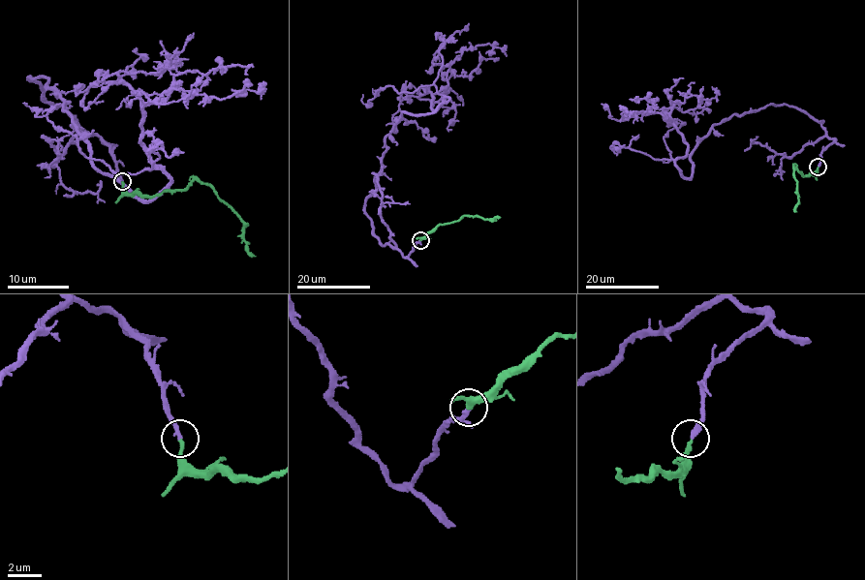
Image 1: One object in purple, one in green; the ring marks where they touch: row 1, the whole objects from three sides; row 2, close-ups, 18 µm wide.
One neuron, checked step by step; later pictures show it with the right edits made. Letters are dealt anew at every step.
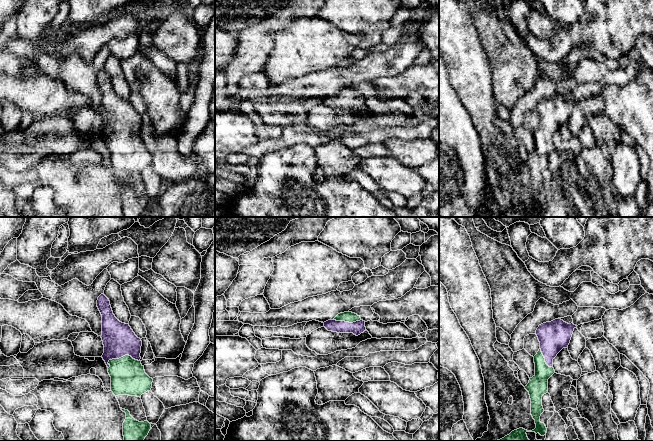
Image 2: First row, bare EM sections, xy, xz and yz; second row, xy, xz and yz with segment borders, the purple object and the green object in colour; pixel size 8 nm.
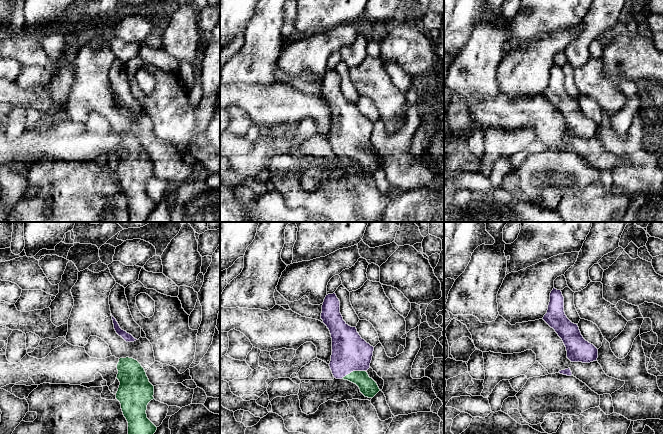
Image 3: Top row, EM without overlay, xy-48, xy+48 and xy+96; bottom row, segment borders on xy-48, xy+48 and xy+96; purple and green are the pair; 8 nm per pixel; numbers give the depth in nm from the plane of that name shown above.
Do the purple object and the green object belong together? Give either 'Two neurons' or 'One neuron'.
One neuron

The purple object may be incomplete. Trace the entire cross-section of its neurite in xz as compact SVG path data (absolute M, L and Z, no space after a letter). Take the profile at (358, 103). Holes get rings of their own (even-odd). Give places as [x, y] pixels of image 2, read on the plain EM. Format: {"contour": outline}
{"contour": "M349 87L340 89L333 96L324 98L324 103L328 107L353 109L356 112L366 107L365 97L363 97L357 90Z"}

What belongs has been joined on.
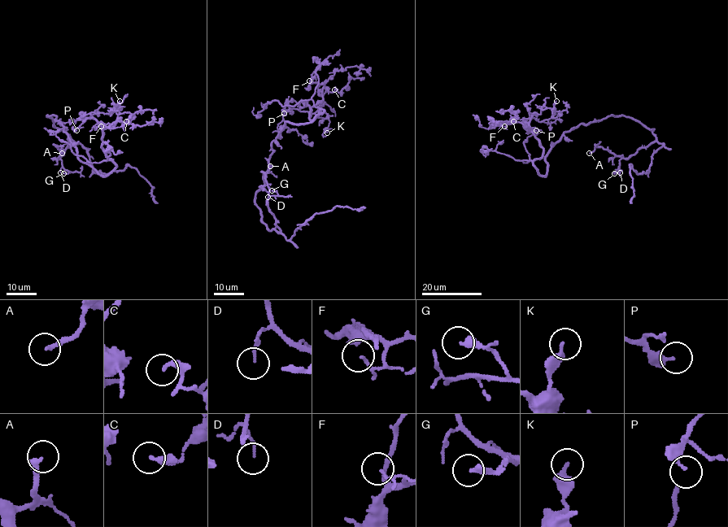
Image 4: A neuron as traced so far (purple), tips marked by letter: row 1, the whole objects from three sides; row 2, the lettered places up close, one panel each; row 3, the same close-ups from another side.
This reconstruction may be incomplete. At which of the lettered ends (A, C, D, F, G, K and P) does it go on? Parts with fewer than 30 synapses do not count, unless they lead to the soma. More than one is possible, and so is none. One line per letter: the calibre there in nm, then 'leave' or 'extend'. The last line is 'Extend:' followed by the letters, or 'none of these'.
A: 240 nm | leave
C: 190 nm | leave
D: 90 nm | leave
F: 80 nm | leave
G: 320 nm | leave
K: 280 nm | leave
P: 280 nm | leave
Extend: none of these

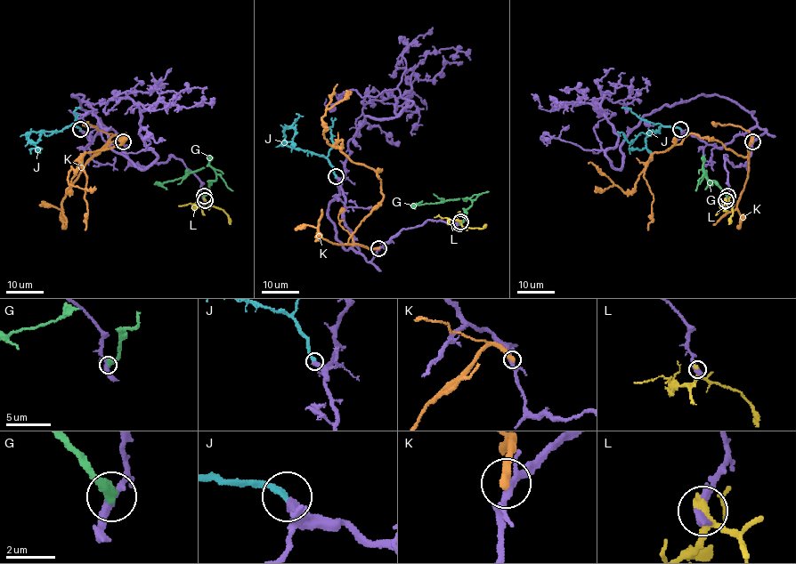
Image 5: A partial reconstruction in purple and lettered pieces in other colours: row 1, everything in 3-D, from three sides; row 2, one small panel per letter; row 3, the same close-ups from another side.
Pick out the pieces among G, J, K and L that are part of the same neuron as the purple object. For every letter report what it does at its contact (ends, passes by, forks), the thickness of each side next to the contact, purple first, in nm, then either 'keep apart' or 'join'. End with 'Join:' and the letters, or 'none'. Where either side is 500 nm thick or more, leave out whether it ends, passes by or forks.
G: 300 nm thick on the purple side, 500 nm on the other; keep apart
J: it ends there; 440 nm thick on the purple side, 280 nm on the other; join
K: it ends there; 240 nm thick on the purple side, 440 nm on the other; keep apart
L: 500 nm thick on the purple side, 300 nm on the other; keep apart
Join: J

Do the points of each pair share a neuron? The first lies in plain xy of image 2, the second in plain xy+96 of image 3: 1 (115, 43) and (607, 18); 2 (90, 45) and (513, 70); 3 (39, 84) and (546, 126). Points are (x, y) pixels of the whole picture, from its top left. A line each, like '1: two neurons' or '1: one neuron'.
1: one neuron
2: one neuron
3: one neuron

